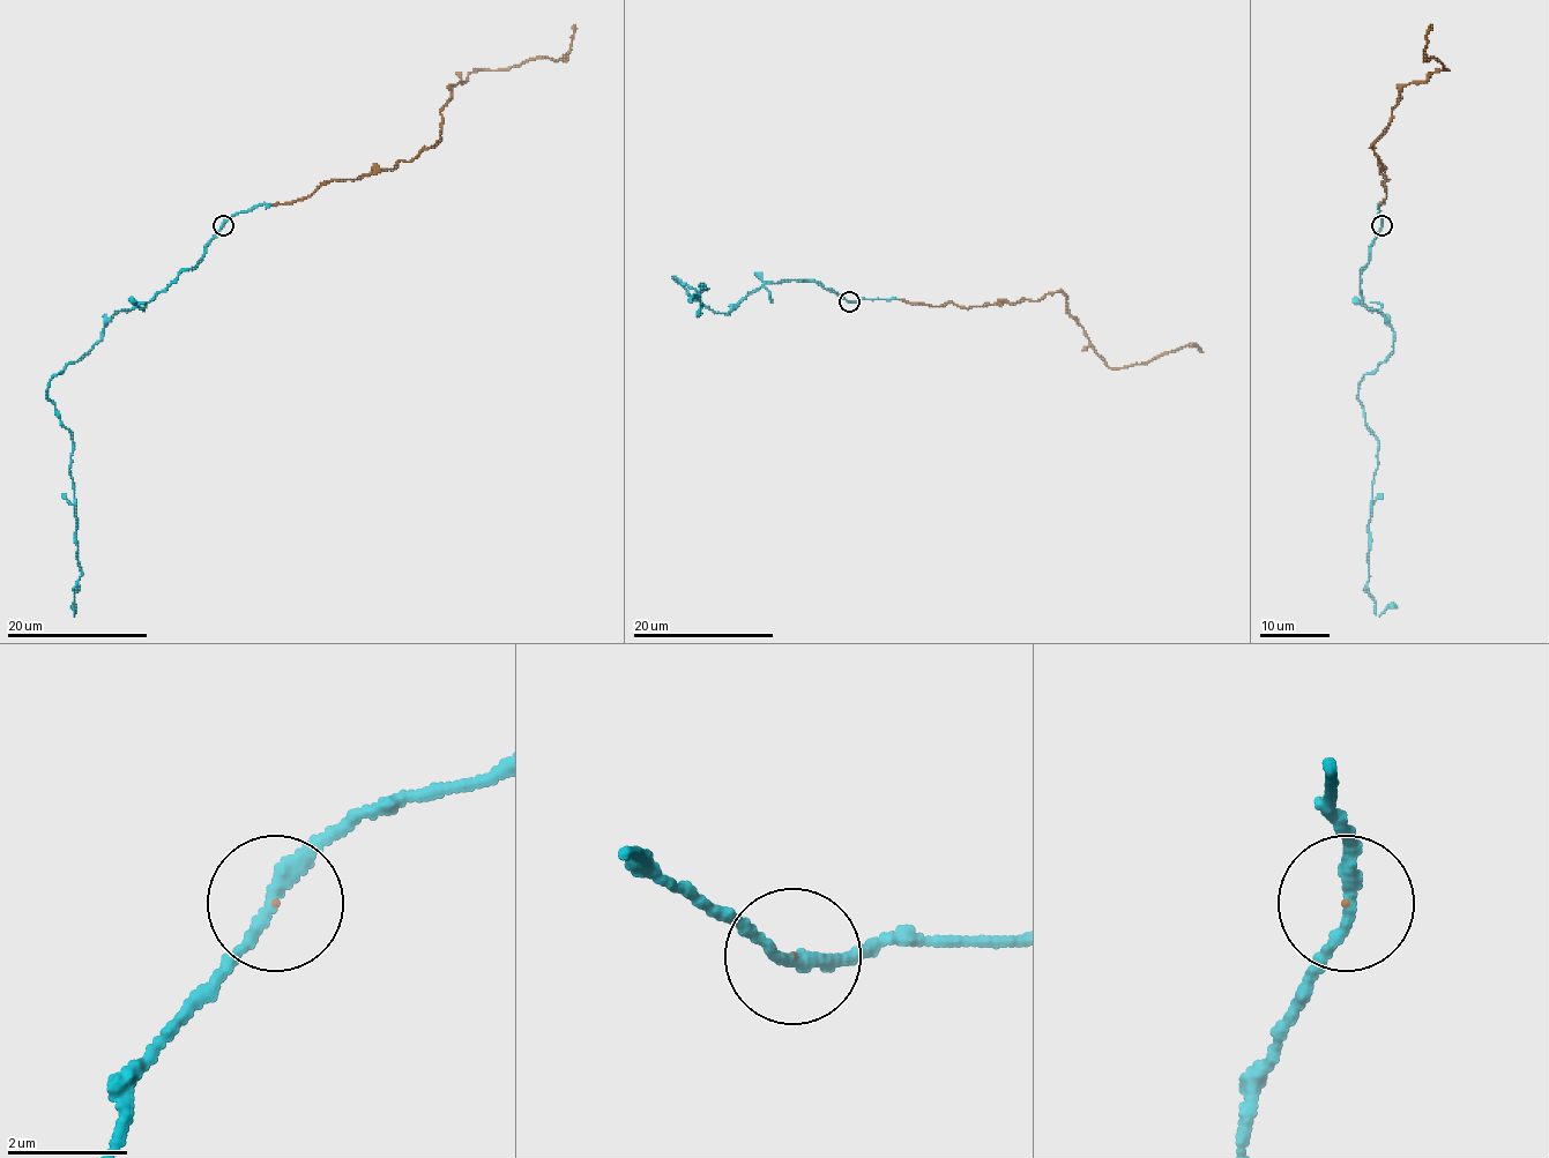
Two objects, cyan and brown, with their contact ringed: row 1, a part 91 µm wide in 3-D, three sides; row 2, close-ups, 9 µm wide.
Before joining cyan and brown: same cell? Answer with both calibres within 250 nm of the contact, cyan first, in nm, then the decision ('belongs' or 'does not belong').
calibres 220 and 20 nm; belongs

